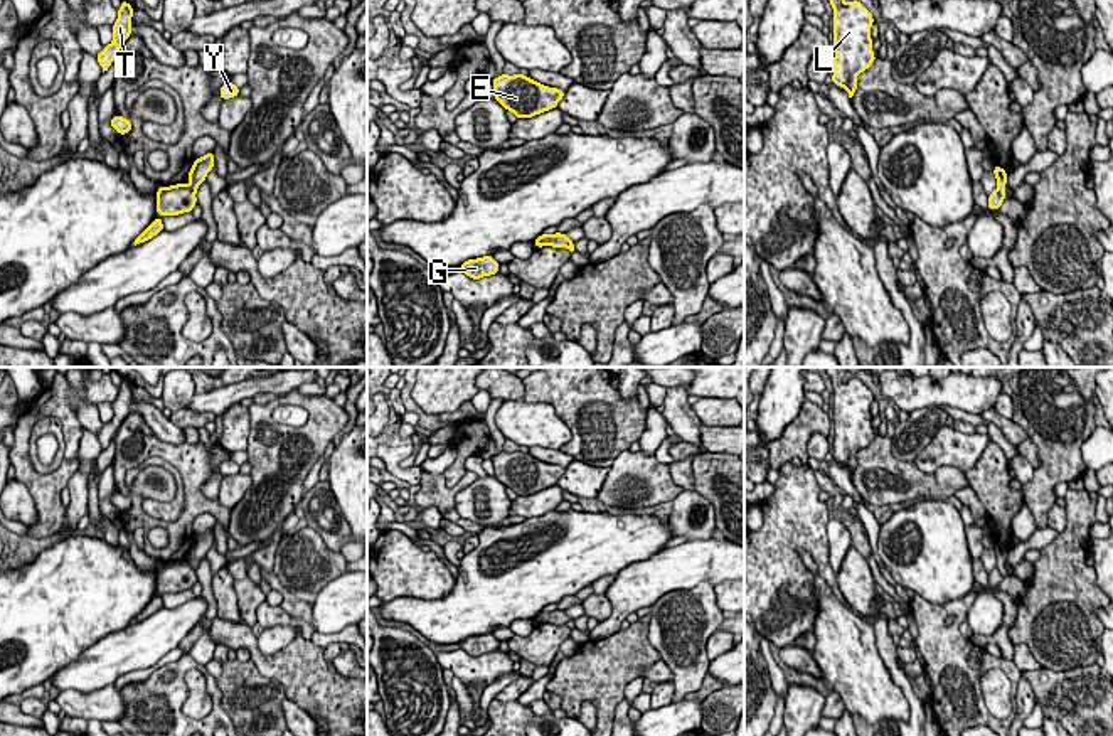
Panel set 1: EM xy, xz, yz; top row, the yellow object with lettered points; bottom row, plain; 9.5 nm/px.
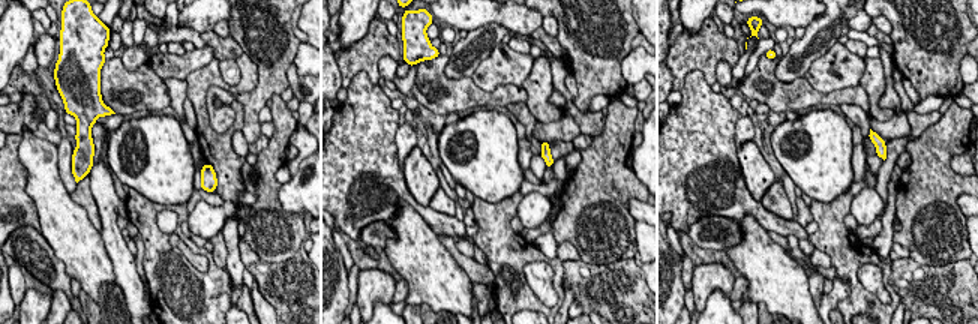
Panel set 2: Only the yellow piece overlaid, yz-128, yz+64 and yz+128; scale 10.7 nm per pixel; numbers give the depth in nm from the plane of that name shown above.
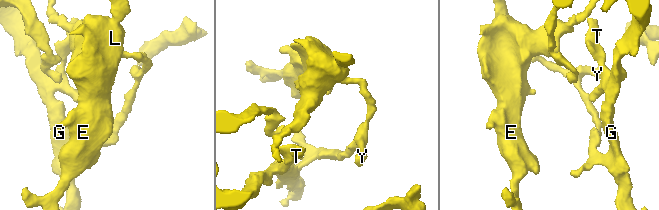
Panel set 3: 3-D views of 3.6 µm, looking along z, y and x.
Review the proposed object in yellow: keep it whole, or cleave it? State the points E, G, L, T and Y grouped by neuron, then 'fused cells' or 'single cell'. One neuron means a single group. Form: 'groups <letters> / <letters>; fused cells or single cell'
groups E L Y / G T; fused cells

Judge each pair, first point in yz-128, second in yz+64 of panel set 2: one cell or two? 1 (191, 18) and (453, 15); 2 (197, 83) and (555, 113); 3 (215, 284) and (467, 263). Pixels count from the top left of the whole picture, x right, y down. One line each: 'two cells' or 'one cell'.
1: one cell
2: one cell
3: two cells

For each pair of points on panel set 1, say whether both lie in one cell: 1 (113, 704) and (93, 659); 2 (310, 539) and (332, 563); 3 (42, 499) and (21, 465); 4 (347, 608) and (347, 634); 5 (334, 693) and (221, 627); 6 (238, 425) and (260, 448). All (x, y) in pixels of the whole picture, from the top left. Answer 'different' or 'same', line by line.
1: different
2: same
3: same
4: different
5: same
6: different

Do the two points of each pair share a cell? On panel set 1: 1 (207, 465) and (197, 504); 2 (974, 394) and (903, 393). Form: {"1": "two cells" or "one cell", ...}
{"1": "one cell", "2": "one cell"}

